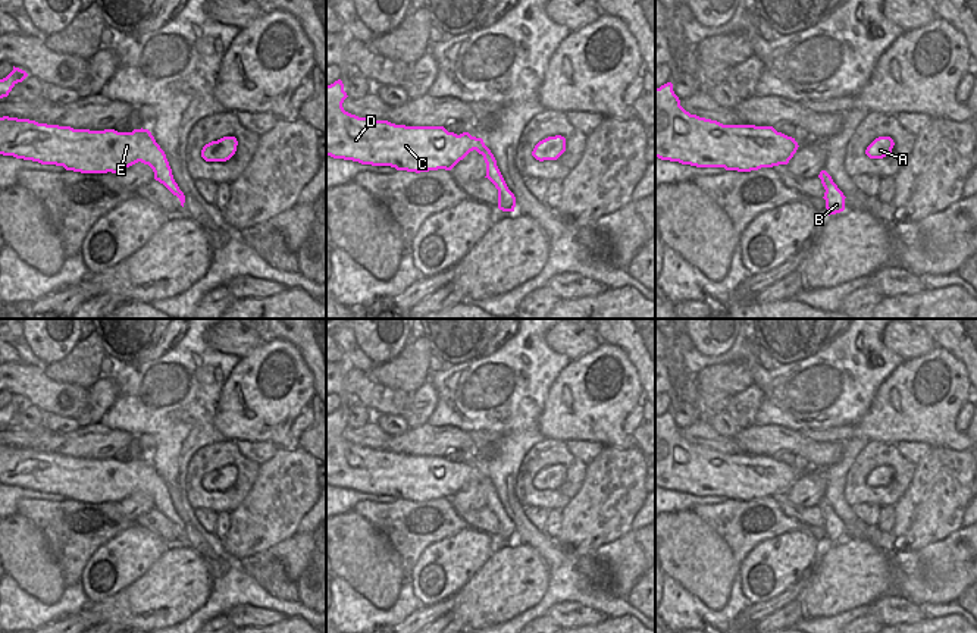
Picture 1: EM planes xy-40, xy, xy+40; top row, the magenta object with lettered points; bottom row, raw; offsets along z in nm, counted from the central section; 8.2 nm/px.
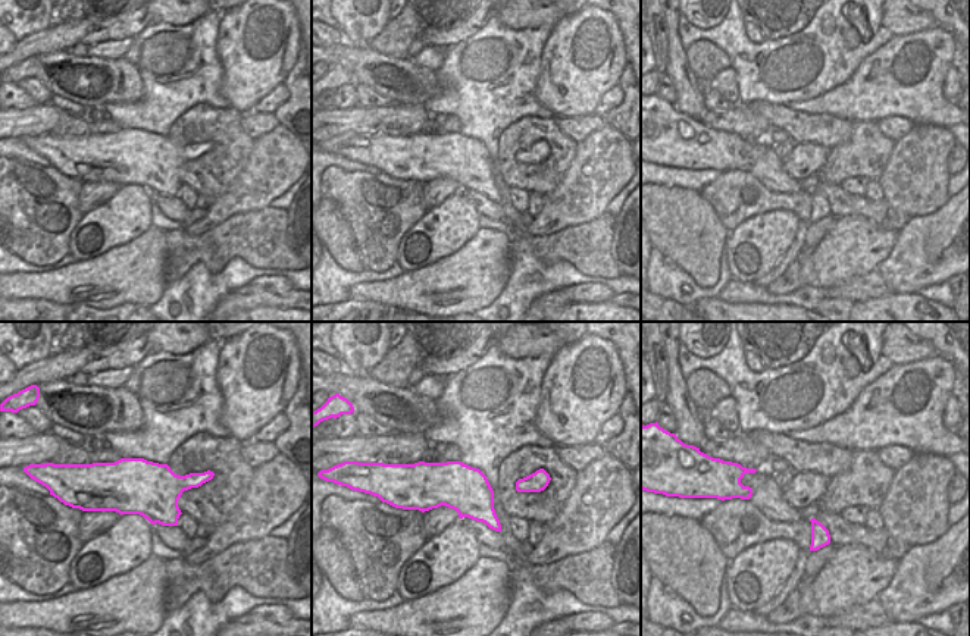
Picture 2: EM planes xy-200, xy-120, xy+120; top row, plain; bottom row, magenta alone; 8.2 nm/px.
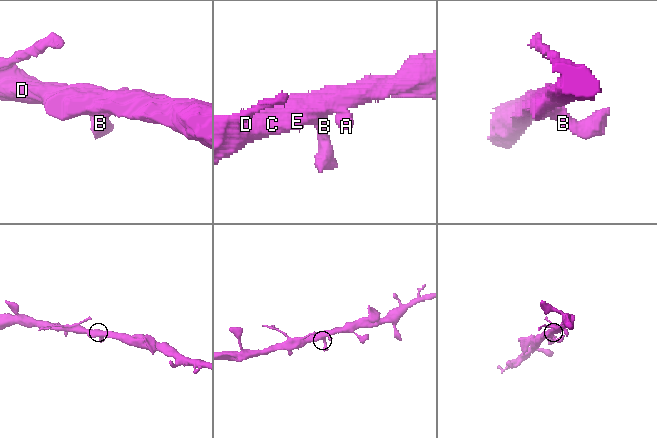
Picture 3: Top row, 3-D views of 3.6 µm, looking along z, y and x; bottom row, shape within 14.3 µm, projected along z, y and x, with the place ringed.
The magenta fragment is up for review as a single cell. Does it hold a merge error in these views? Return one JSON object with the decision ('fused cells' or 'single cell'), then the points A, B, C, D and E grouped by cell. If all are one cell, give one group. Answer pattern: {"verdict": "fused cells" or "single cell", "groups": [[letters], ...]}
{"verdict": "single cell", "groups": [["A", "B", "C", "D", "E"]]}

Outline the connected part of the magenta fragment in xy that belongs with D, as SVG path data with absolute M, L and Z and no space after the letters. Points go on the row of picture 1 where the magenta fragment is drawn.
M341 79L326 85L326 156L420 173L451 170L476 150L486 163L485 178L498 189L498 209L514 211L516 197L482 138L469 132L457 135L444 126L405 126L358 117L344 110L347 97Z

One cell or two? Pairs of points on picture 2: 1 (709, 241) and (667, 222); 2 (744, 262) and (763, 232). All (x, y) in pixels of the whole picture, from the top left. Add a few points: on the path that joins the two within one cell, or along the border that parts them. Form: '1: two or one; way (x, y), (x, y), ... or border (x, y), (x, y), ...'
1: one; way (698, 238), (678, 222)
2: one; way (751, 254), (762, 240)

